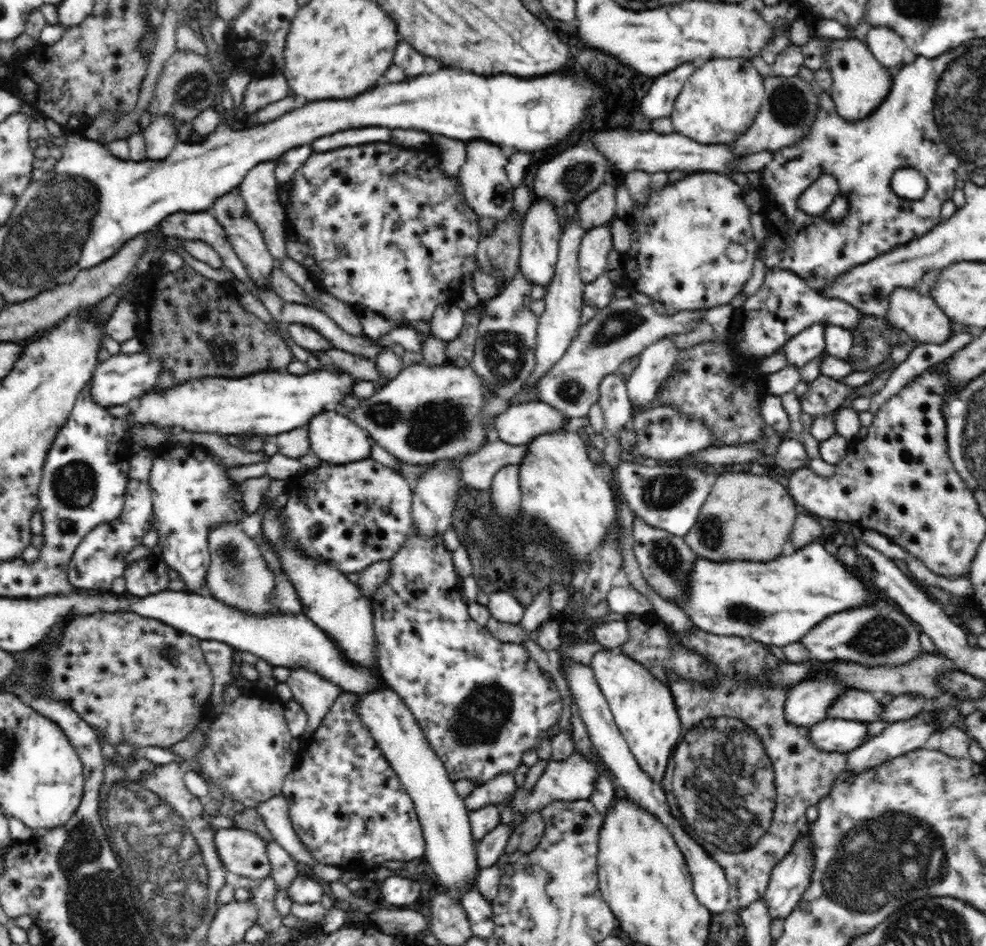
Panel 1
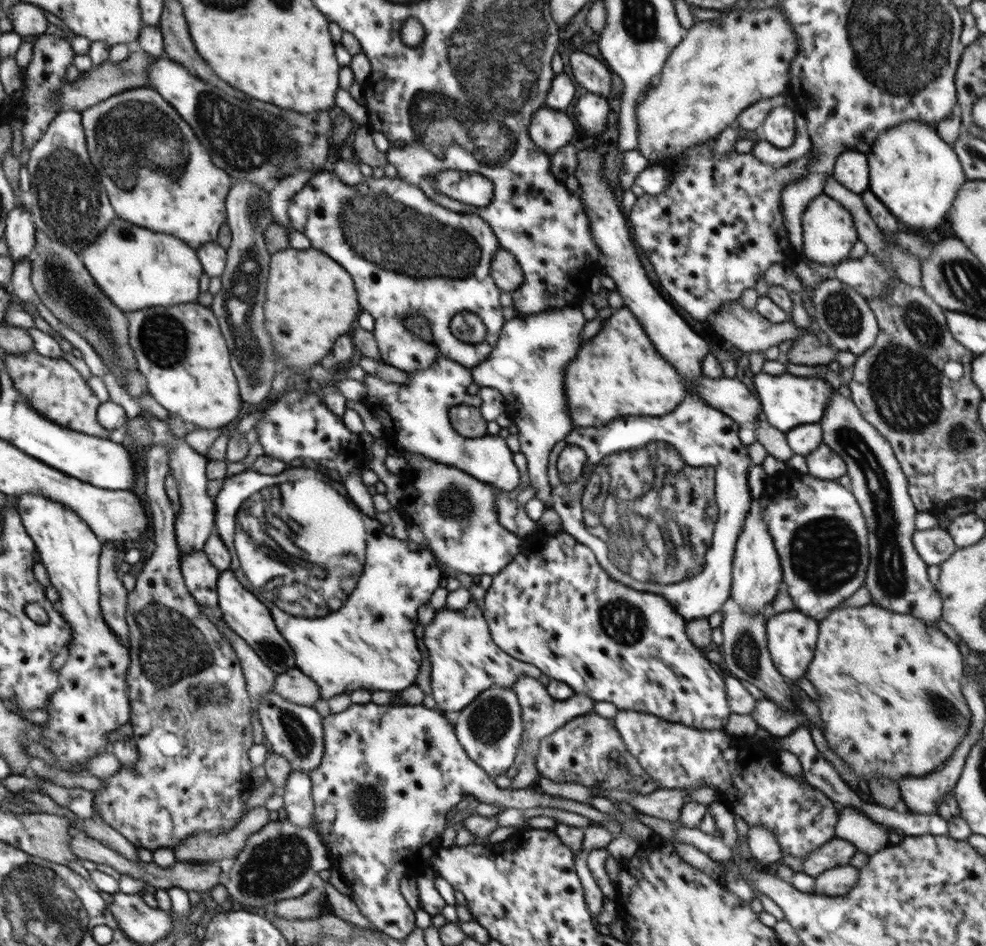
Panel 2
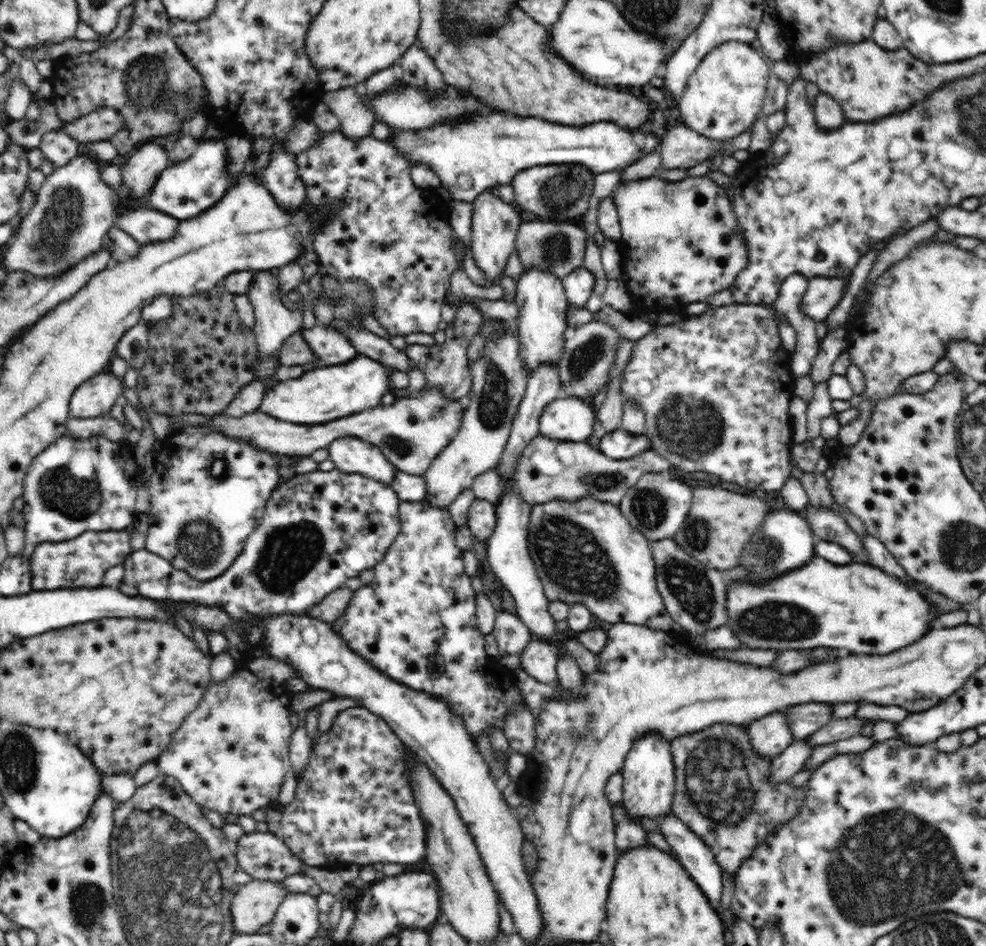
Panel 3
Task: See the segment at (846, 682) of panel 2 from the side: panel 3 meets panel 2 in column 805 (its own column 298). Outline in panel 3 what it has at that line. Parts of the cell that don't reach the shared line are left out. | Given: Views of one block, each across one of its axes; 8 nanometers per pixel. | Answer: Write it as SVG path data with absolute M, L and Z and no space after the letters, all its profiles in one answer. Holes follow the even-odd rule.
M252 654L251 657L243 664L239 664L239 667L241 667L241 669L236 670L236 672L234 672L230 678L226 679L225 682L222 682L222 684L215 684L215 682L211 680L206 692L204 692L204 696L202 696L202 700L200 701L198 708L196 708L196 710L192 710L192 713L188 714L186 720L184 720L184 722L180 725L180 728L176 730L175 734L172 734L170 744L168 744L167 748L164 749L164 752L156 758L158 767L160 767L160 773L164 773L178 779L180 784L184 787L186 794L190 795L190 797L194 799L194 802L196 802L197 805L200 805L202 809L207 808L210 810L216 810L223 816L227 814L251 816L255 810L264 810L264 808L271 802L278 801L281 784L284 782L286 775L292 769L289 757L289 742L294 730L290 718L292 712L290 709L267 710L267 704L264 704L264 702L268 702L275 692L287 691L286 684L288 679L293 677L300 678L298 671L294 669L294 666L290 666L283 660L276 660L275 658L260 658L254 654Z

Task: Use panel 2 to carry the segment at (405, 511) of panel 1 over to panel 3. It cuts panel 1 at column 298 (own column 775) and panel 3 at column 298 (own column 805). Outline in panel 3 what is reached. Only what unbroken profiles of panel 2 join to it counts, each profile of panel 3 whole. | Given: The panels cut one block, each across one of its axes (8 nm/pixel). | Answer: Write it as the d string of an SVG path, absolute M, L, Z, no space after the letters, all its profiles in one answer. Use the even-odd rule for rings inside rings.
M317 469L308 474L298 474L271 492L257 527L236 560L220 576L207 581L196 580L144 548L132 551L123 562L126 572L124 582L134 586L139 595L155 601L186 601L218 606L236 621L281 614L306 615L310 607L327 594L345 586L348 578L358 577L360 572L374 568L384 558L400 535L400 502L390 485L368 475L346 474L337 469L330 472Z

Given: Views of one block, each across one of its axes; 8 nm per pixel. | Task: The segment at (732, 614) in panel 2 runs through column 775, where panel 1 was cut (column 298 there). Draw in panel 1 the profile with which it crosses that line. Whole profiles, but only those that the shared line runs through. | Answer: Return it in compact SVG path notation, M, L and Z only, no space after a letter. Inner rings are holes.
M304 668L290 670L287 684L293 698L302 705L308 717L308 732L314 732L322 719L330 712L331 706L343 691L342 687Z

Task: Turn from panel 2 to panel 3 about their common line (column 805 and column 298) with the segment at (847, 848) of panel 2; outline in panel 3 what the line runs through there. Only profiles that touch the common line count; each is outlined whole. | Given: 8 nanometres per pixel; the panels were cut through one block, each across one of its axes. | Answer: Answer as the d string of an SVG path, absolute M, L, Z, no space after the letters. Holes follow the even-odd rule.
M270 832L244 833L236 842L236 860L238 869L248 873L252 879L260 881L283 882L288 876L302 874L303 862L294 854L281 836Z

